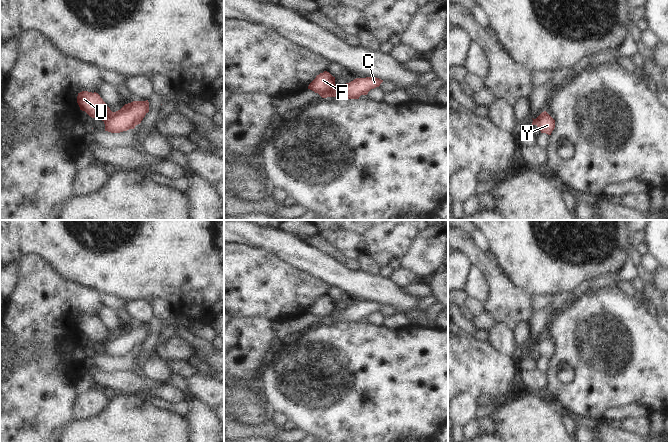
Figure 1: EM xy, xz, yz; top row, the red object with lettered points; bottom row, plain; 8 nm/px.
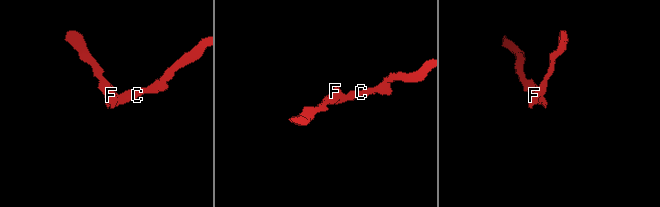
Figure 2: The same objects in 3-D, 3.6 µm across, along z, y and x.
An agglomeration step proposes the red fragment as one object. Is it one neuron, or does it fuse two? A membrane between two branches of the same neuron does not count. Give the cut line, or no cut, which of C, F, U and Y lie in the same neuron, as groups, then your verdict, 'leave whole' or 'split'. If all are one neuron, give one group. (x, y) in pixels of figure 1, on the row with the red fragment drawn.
cut xy (112, 112), (103, 120); groups C Y / F U; split

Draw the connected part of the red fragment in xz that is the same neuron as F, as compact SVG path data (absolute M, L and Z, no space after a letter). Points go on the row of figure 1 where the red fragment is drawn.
M324 71L316 76L316 78L309 84L308 89L318 93L322 98L330 97L336 90L335 77L329 72Z

